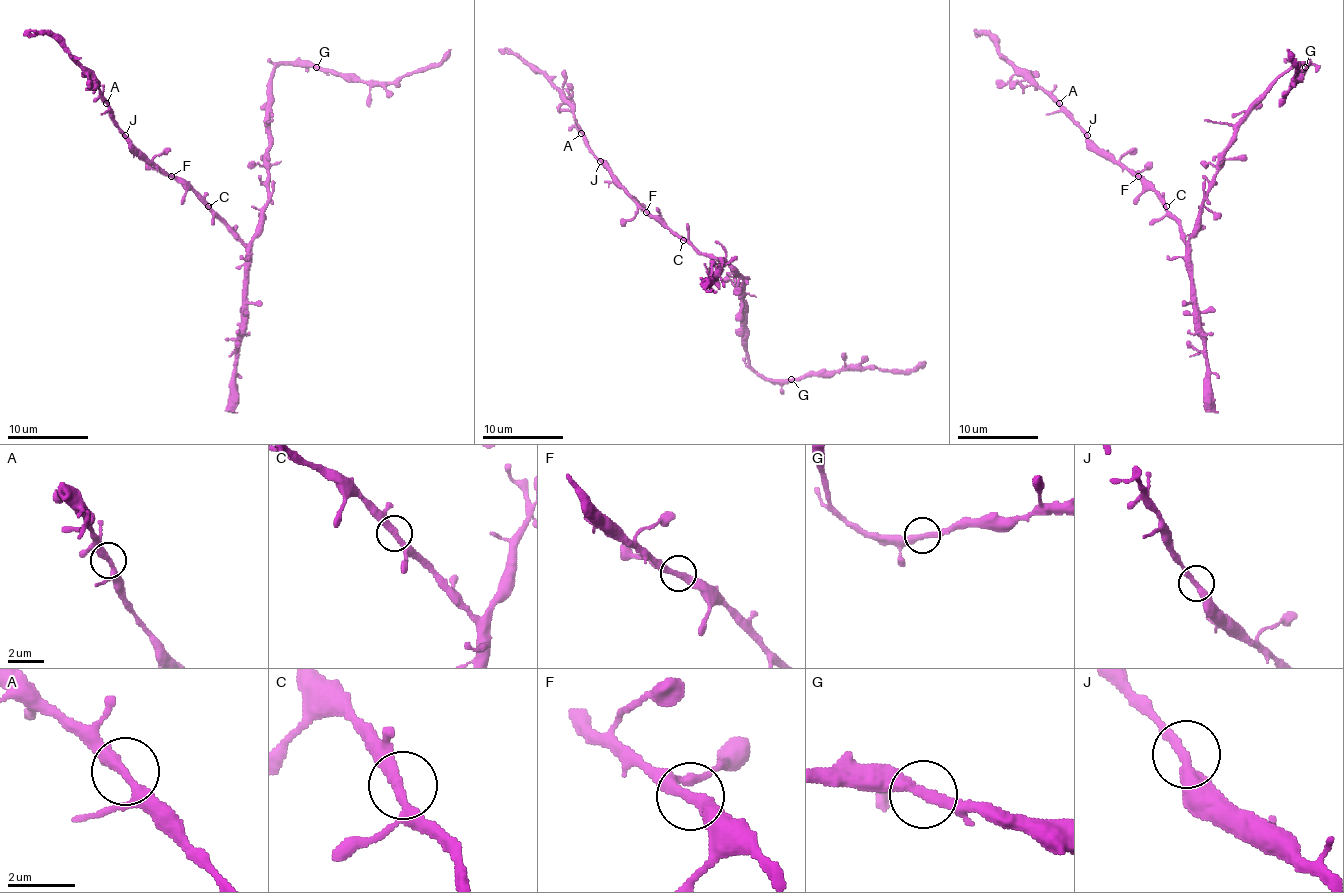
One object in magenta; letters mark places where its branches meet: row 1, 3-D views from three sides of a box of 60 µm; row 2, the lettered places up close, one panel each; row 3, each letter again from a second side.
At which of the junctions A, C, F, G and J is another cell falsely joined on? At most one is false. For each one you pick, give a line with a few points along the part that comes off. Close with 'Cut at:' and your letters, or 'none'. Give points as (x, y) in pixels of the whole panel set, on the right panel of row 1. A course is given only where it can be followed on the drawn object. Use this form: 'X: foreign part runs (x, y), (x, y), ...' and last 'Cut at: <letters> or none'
Cut at: none

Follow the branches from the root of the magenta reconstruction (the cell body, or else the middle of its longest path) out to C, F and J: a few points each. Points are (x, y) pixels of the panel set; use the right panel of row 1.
C: (1195, 233), (1187, 243), (1181, 223), (1166, 206)
F: (1195, 233), (1187, 243), (1181, 223), (1138, 176)
J: (1195, 233), (1187, 243), (1181, 223), (1164, 202), (1140, 178), (1097, 147), (1087, 135)

